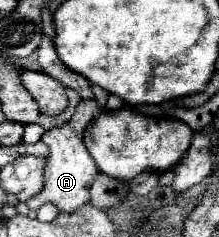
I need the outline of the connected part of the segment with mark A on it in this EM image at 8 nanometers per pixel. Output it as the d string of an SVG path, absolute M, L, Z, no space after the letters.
M85 99L77 105L73 117L69 123L63 123L55 129L49 129L43 133L41 141L49 147L49 155L47 165L45 165L45 187L39 195L35 195L33 199L27 201L29 209L39 209L43 203L51 201L57 205L59 211L75 211L77 207L85 205L89 201L89 181L99 173L95 161L91 159L91 155L87 153L85 145L83 145L83 129L89 125L89 121L99 113L99 105L95 99Z

